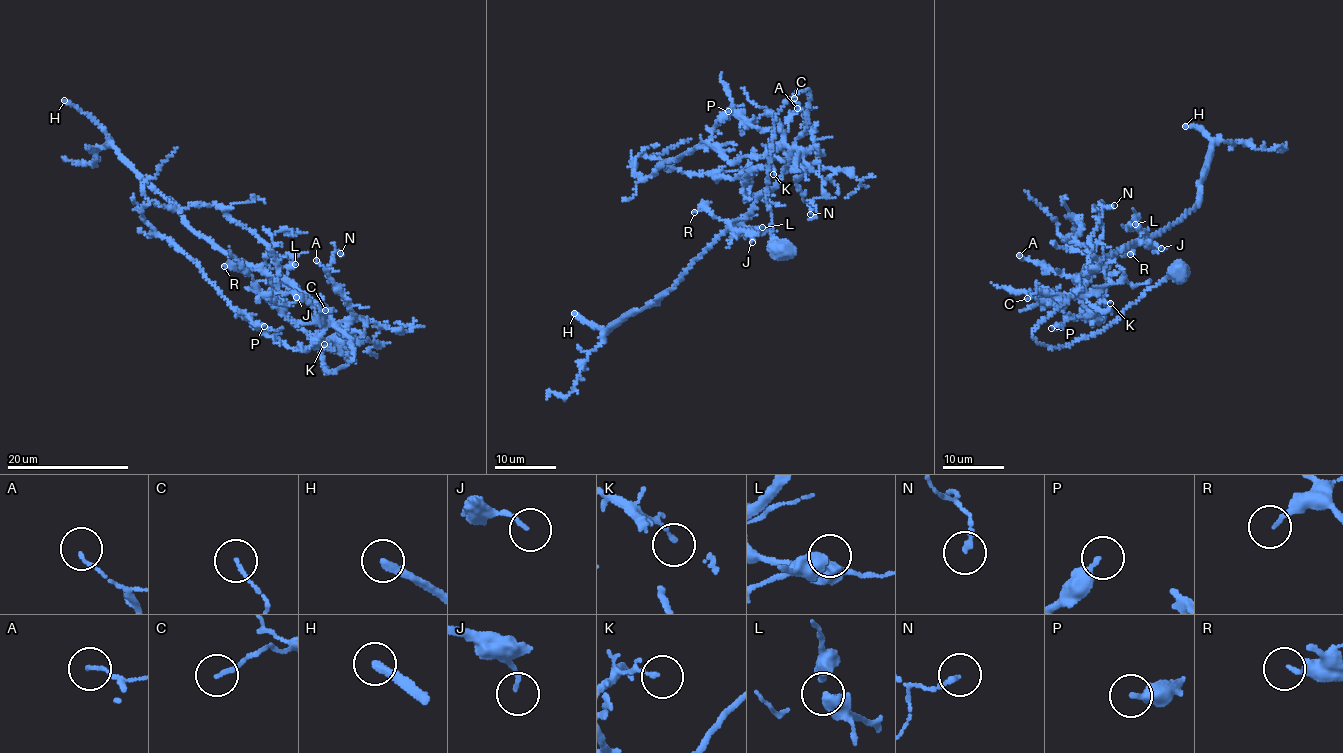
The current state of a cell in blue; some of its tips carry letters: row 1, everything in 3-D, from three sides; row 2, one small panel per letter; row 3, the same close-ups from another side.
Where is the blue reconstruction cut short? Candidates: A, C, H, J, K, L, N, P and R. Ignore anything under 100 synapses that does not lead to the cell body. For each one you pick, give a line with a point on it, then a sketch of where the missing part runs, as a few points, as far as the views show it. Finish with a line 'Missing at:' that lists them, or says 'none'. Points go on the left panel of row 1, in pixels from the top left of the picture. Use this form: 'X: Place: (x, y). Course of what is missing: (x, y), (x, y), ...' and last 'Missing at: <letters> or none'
H: Place: (64, 100)
Missing at: H

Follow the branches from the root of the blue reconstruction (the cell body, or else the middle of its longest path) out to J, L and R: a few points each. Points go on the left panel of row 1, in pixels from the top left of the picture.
J: (338, 342), (327, 341), (320, 354), (328, 372), (348, 365), (352, 339), (326, 309), (265, 273), (296, 297)
L: (338, 342), (327, 341), (320, 354), (328, 372), (348, 365), (352, 339), (326, 309), (260, 267), (295, 264)
R: (338, 342), (327, 341), (320, 354), (328, 372), (345, 367), (354, 351), (328, 311), (284, 278), (224, 266)

